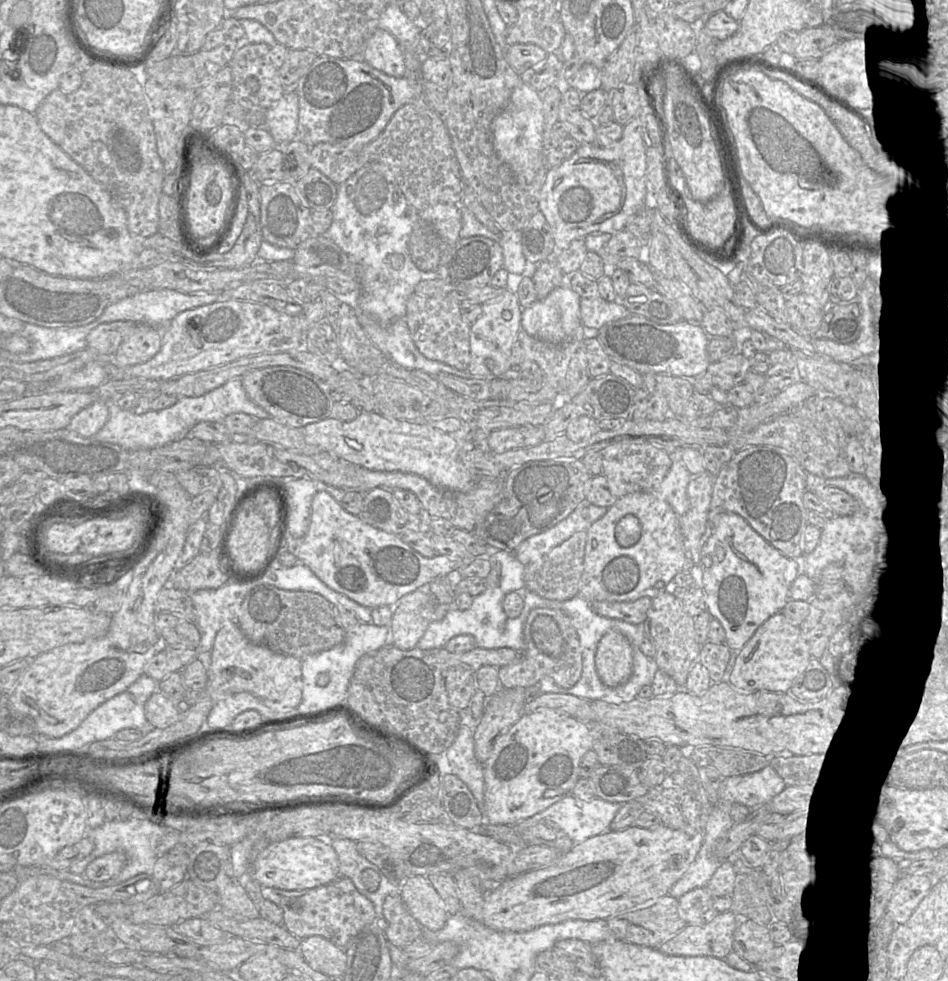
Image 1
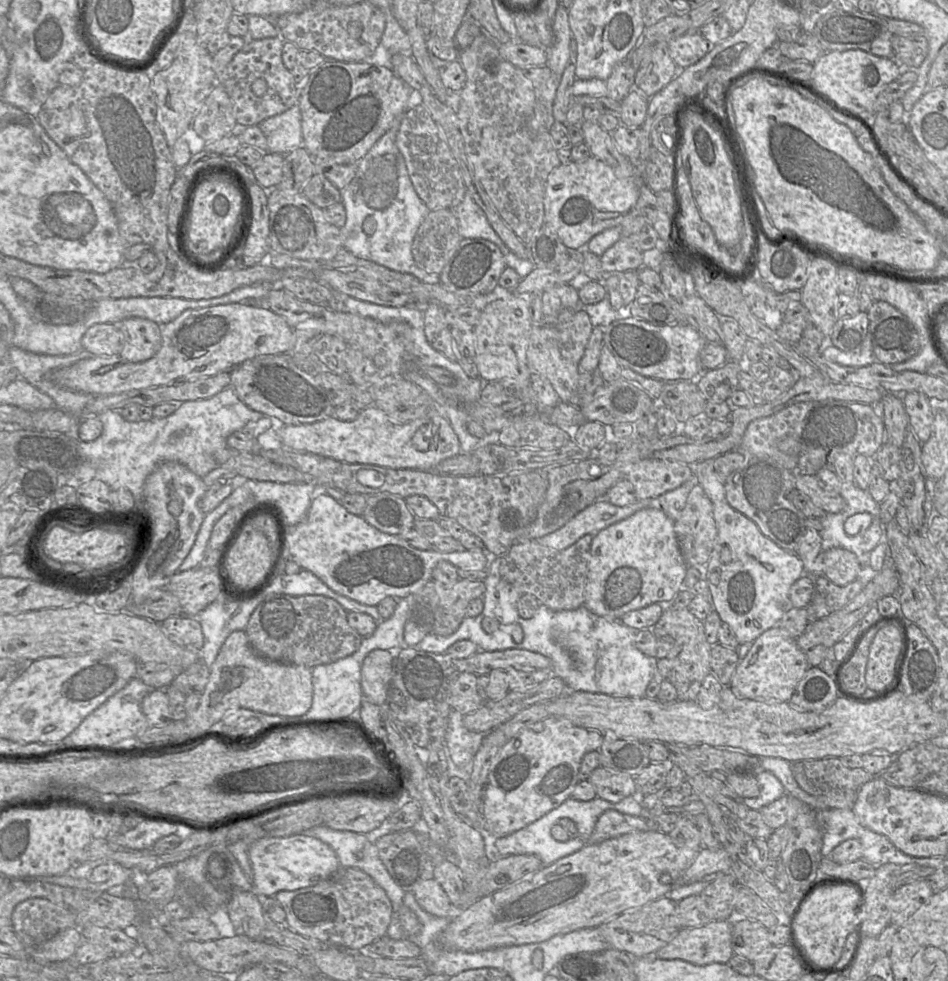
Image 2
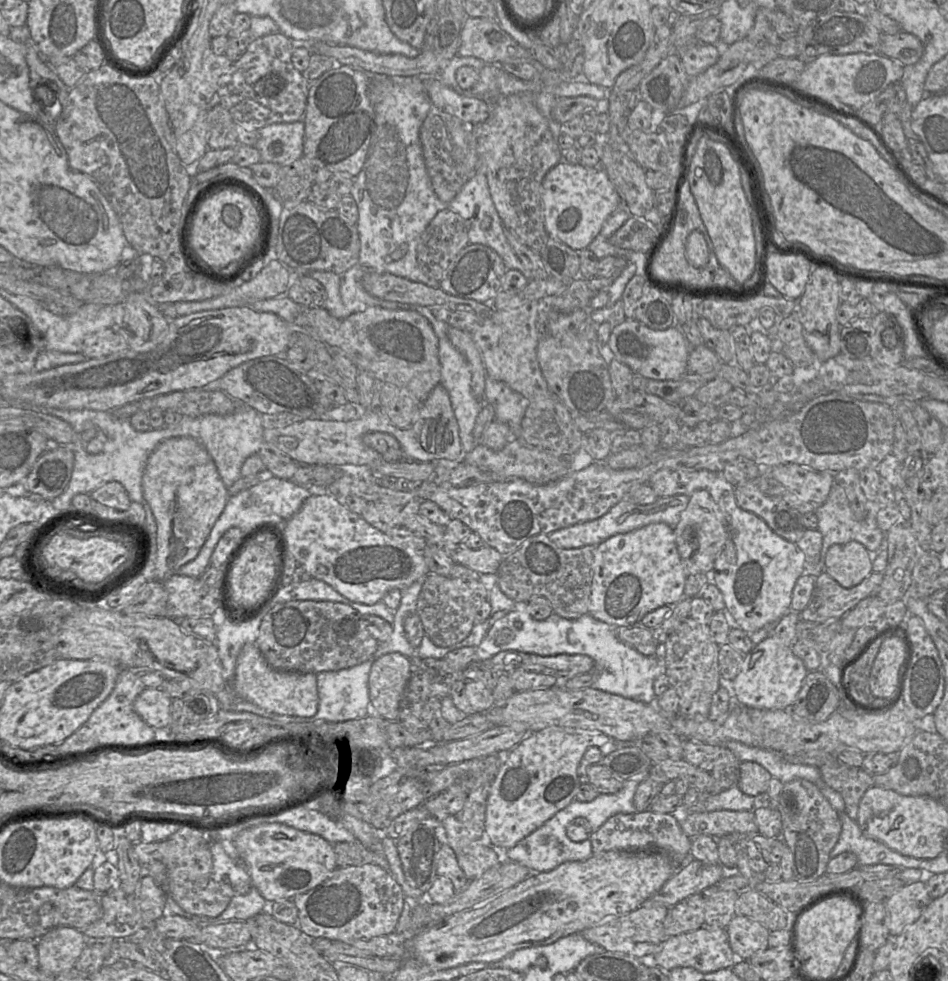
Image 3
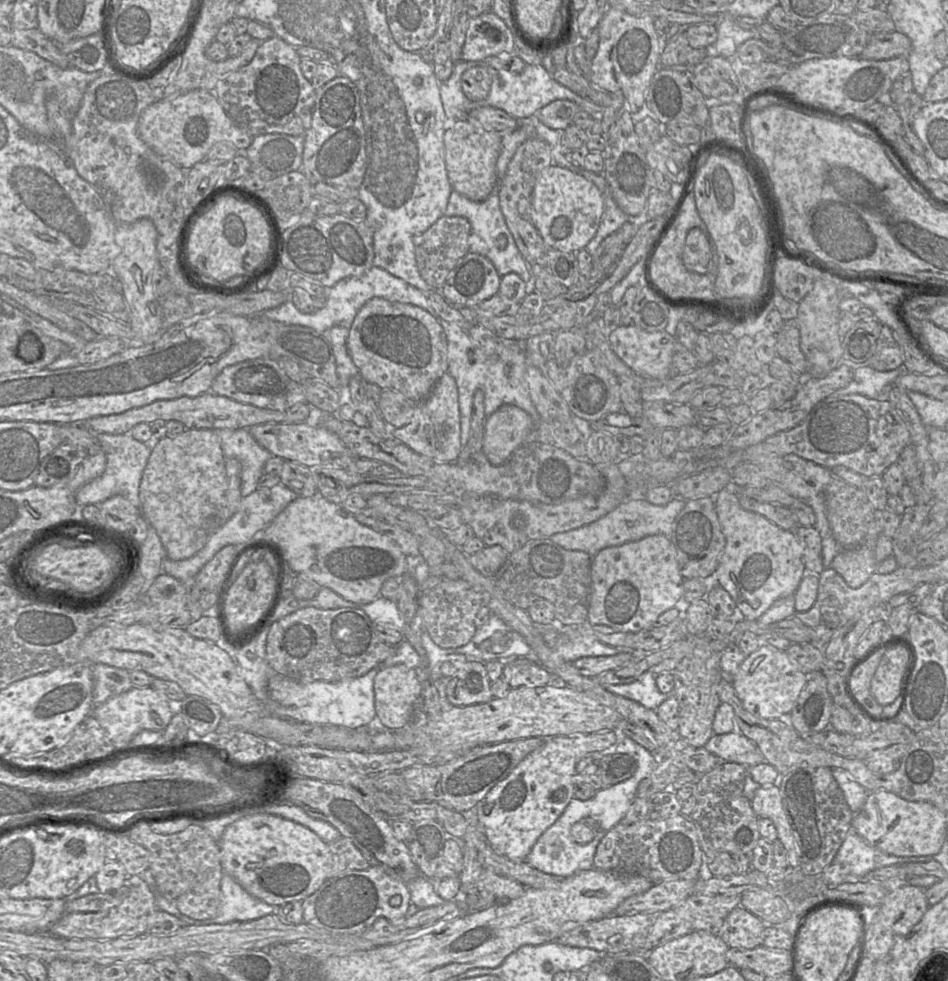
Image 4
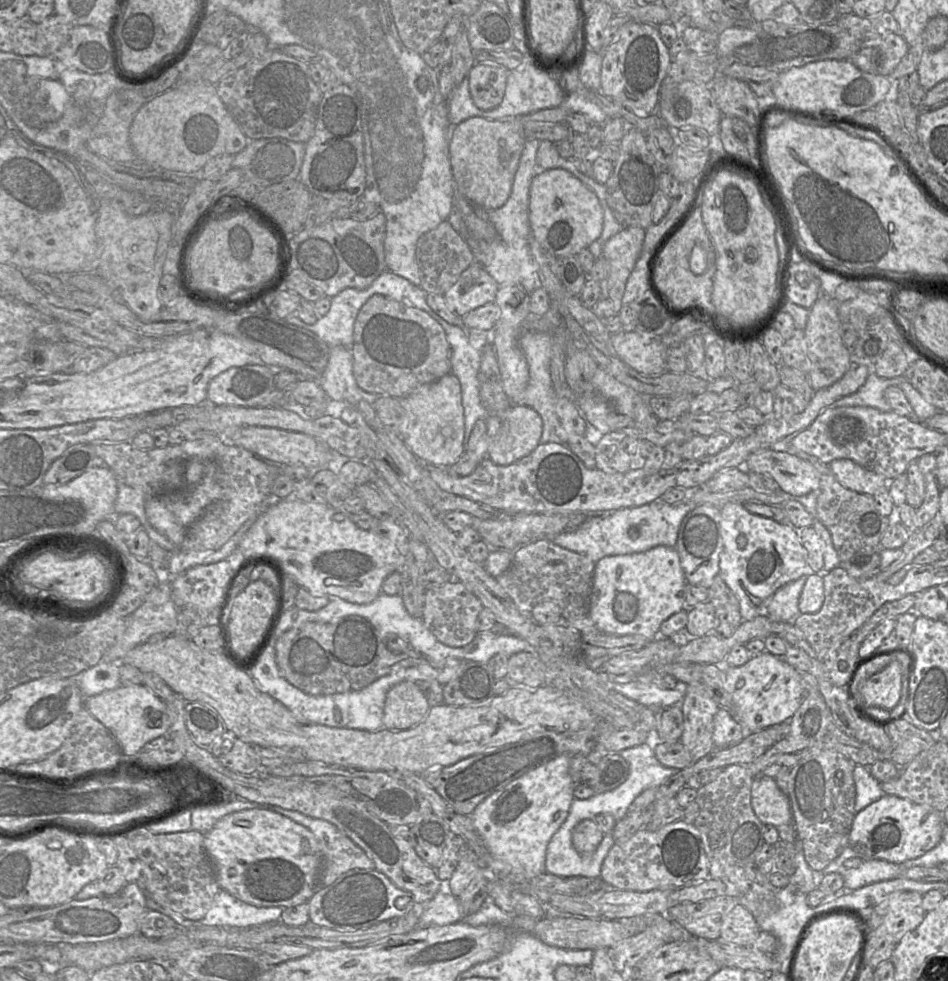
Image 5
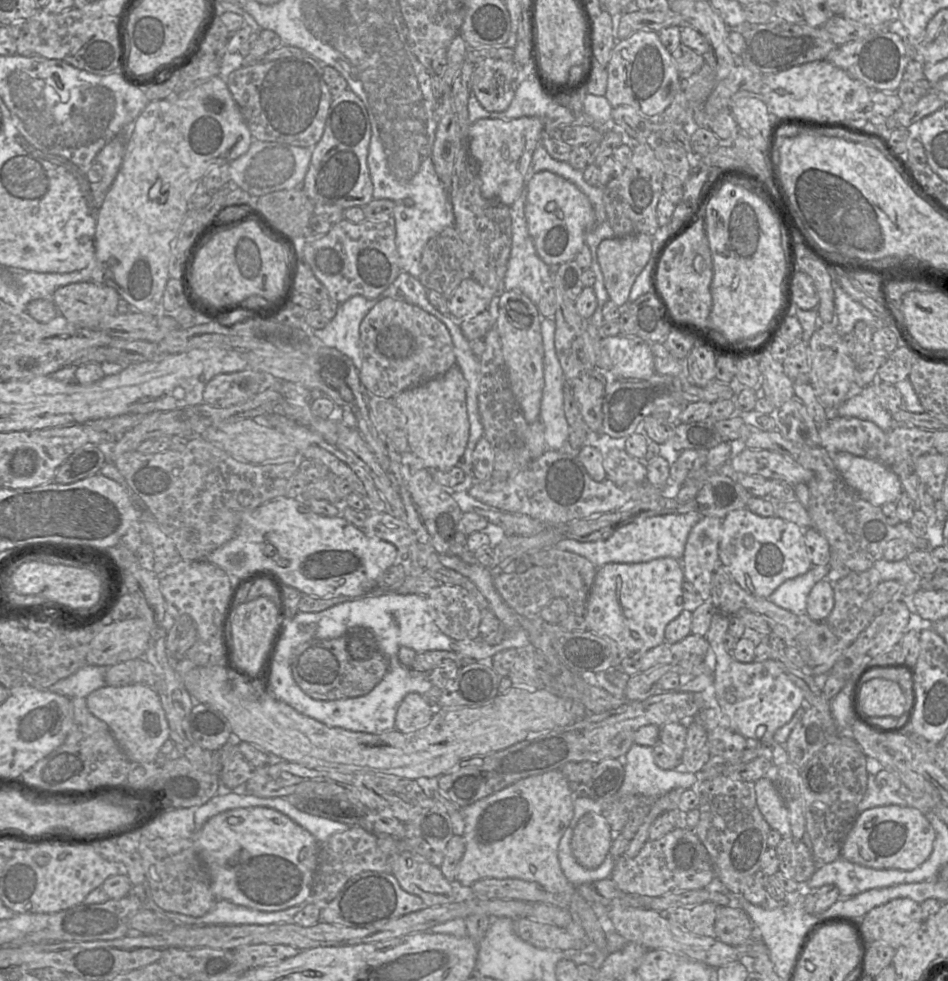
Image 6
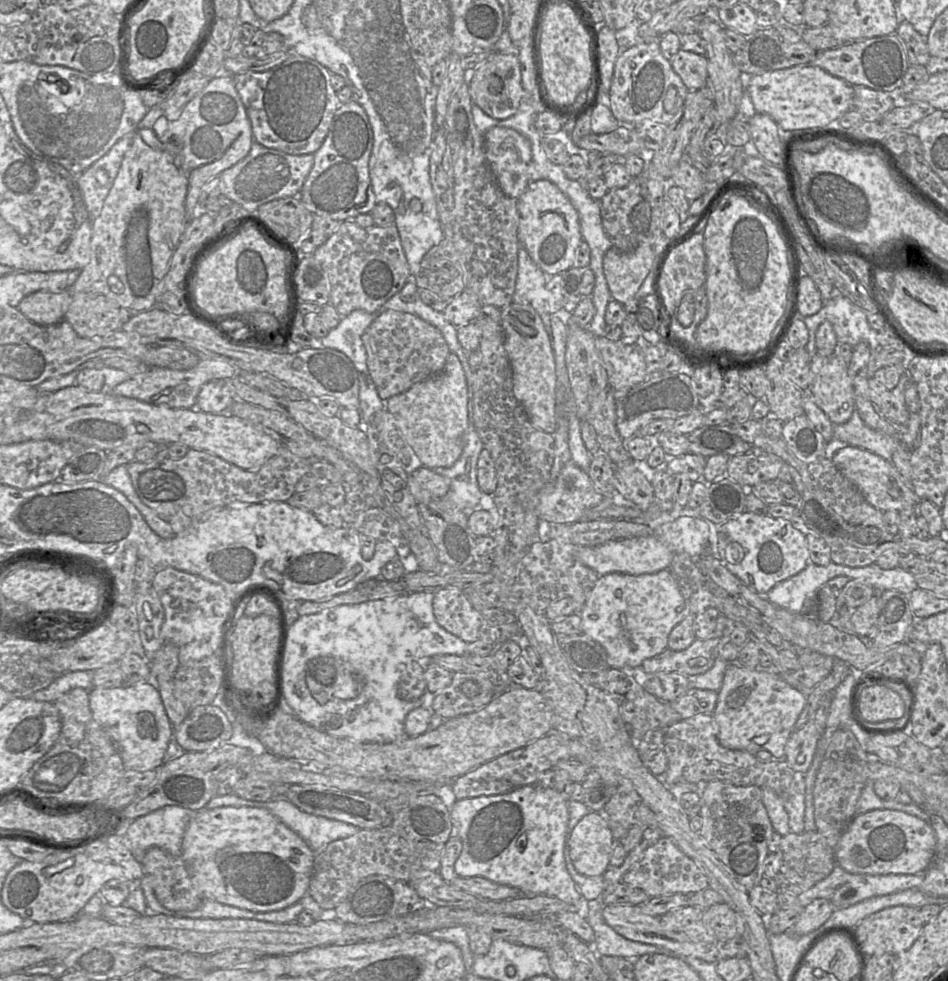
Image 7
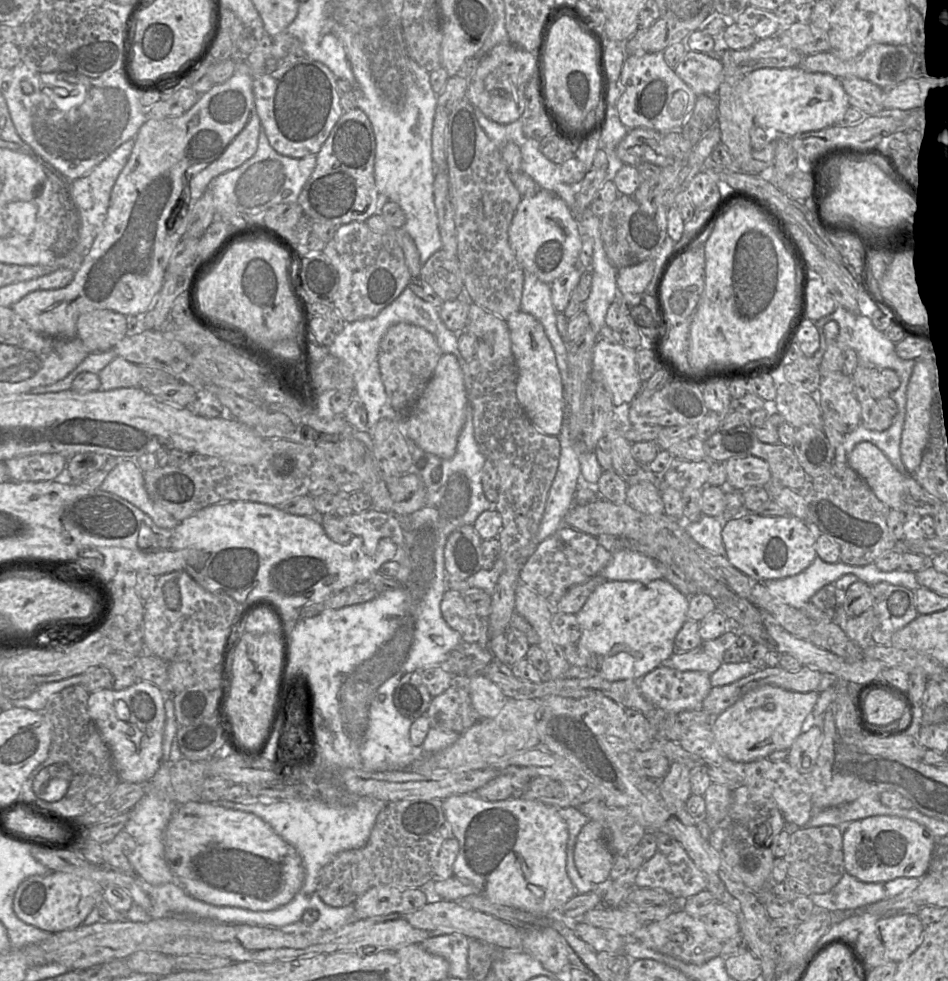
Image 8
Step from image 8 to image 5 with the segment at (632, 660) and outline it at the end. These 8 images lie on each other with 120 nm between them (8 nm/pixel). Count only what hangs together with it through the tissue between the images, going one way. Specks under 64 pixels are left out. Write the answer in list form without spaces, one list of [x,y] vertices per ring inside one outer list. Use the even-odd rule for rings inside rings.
[[[659,545],[643,552],[605,556],[595,563],[588,616],[603,633],[615,636],[641,635],[649,641],[654,640],[659,637],[659,628],[663,621],[681,609],[688,612],[693,608],[686,606],[686,584],[675,548]]]

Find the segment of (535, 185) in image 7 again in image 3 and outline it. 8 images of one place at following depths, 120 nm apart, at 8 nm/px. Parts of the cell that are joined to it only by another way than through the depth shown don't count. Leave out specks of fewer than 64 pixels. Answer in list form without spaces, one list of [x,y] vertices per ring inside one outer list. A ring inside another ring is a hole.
[[[561,162],[544,176],[540,199],[548,236],[575,251],[588,247],[620,203],[620,197],[602,167],[585,167]]]

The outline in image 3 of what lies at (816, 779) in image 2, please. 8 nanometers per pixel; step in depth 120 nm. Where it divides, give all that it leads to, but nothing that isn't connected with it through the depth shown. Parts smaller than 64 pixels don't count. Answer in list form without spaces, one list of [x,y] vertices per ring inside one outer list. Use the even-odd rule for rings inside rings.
[[[839,763],[838,766],[823,765],[819,771],[823,781],[841,794],[845,804],[844,812],[856,821],[864,793],[874,786],[873,775],[863,768],[844,763]]]

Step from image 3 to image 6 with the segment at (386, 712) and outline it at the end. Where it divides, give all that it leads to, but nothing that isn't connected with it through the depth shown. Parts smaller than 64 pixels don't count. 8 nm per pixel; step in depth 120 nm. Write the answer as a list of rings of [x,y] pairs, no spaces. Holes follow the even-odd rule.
[[[409,693],[401,701],[395,716],[395,730],[409,733],[426,726],[432,719],[433,708],[418,693]]]

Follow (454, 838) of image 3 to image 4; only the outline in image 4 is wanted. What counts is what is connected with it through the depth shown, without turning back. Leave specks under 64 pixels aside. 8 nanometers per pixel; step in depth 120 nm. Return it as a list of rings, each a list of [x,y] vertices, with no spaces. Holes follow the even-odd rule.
[[[488,868],[482,872],[477,889],[480,897],[486,901],[486,906],[517,899],[526,891],[526,888],[514,879]]]

